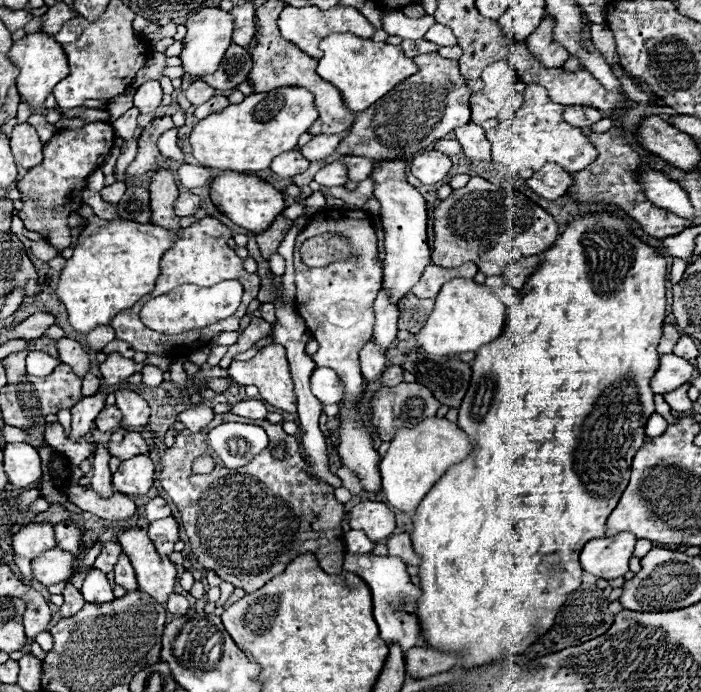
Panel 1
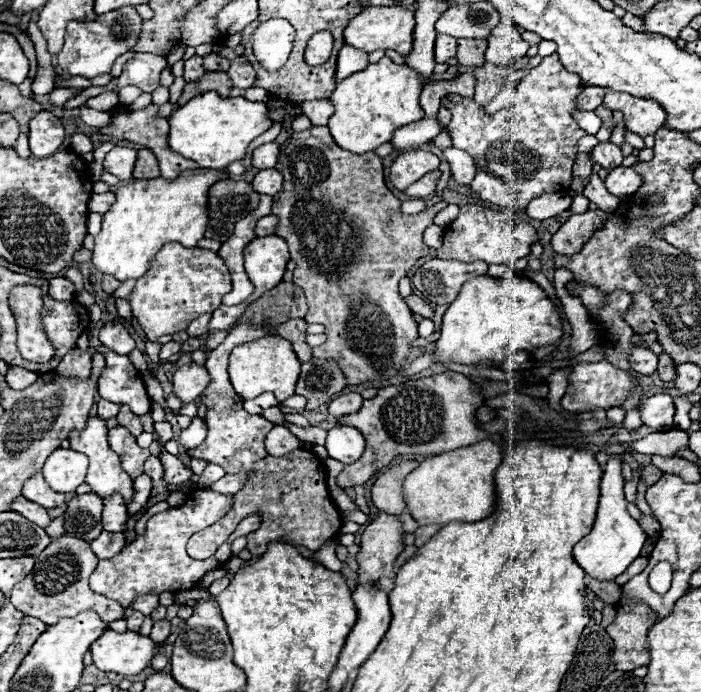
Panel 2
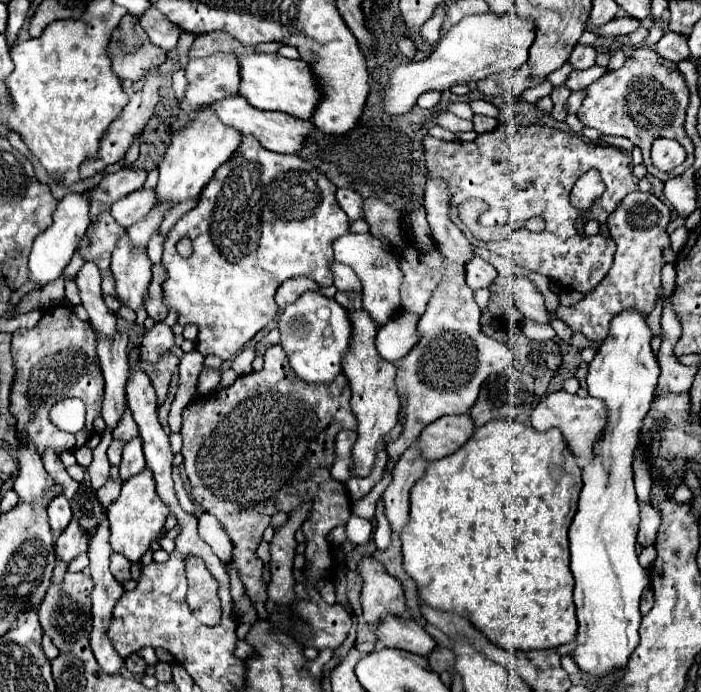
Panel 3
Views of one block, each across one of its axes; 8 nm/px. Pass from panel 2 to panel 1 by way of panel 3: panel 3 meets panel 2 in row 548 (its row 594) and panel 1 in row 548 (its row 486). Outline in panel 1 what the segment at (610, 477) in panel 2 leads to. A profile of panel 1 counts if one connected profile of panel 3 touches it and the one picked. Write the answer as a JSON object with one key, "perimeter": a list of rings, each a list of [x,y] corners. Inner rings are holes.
{"perimeter":[[[618,532],[616,536],[588,540],[588,544],[584,544],[584,548],[580,552],[580,564],[582,564],[584,572],[594,574],[596,578],[604,578],[604,580],[620,578],[620,576],[624,576],[630,570],[628,562],[632,558],[634,544],[636,544],[636,536],[632,536],[632,532]]]}

